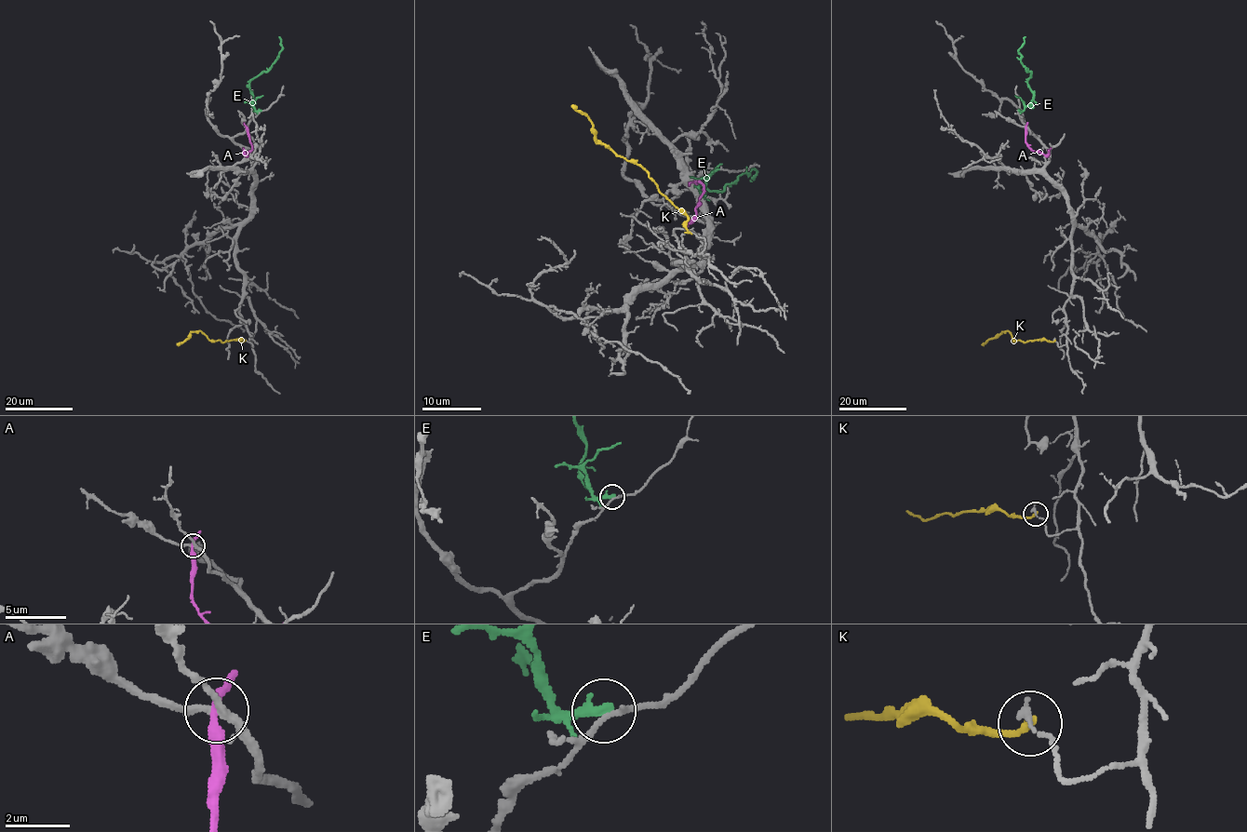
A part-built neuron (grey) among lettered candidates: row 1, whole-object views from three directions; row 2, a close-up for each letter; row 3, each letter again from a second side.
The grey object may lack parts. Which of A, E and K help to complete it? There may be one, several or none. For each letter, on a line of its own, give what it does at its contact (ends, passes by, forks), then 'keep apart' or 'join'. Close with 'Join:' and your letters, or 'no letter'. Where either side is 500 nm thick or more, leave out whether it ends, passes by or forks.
A: it passes by | keep apart
E: it ends | keep apart
K: it ends | keep apart
Join: no letter

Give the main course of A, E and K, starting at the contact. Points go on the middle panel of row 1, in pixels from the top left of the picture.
A: (693, 181), (699, 181), (703, 186), (703, 192), (694, 219), (687, 226)
E: (717, 169), (704, 194), (699, 186), (722, 191), (754, 169), (750, 181)
K: (690, 234), (686, 227), (687, 217), (639, 166), (600, 143), (596, 139), (593, 123), (571, 105)

